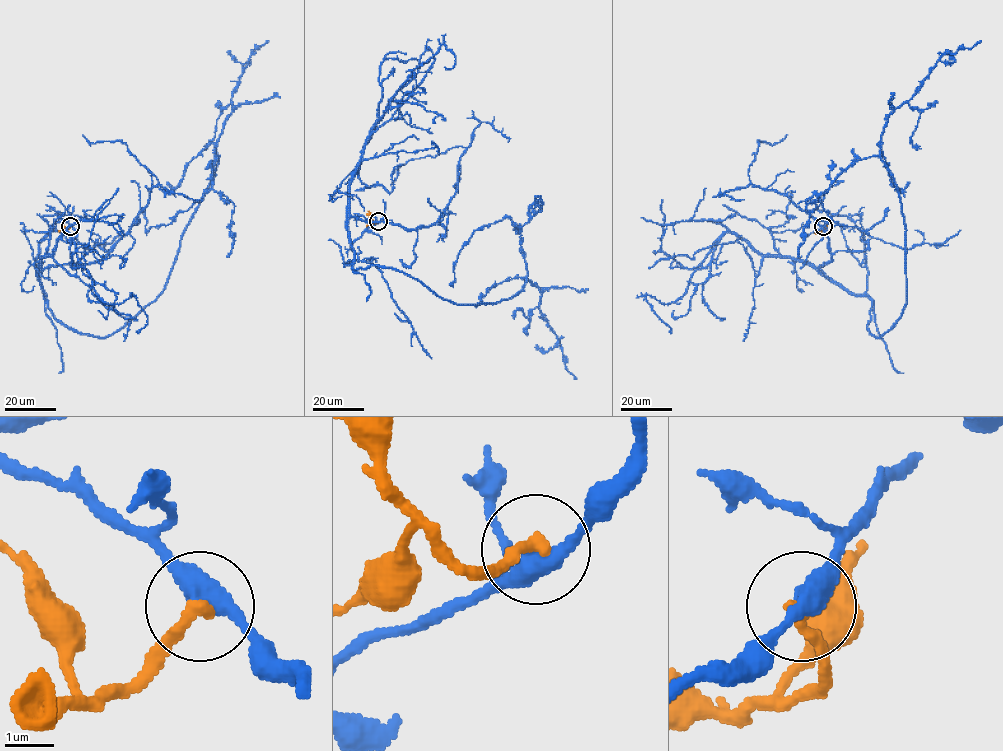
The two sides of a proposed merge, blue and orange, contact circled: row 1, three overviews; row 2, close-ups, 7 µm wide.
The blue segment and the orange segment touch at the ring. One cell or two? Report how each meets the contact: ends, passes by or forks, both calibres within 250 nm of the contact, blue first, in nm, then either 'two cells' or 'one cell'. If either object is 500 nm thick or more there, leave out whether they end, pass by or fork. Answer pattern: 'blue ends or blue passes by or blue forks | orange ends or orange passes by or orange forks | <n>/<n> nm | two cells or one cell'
blue passes by | orange ends | 440/280 nm | two cells

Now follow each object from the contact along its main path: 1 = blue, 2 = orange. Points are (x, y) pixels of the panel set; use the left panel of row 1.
1: (70, 226), (43, 217), (36, 277), (106, 337), (164, 286), (219, 156), (167, 225), (143, 207)
2: (70, 226), (64, 230), (58, 223)

